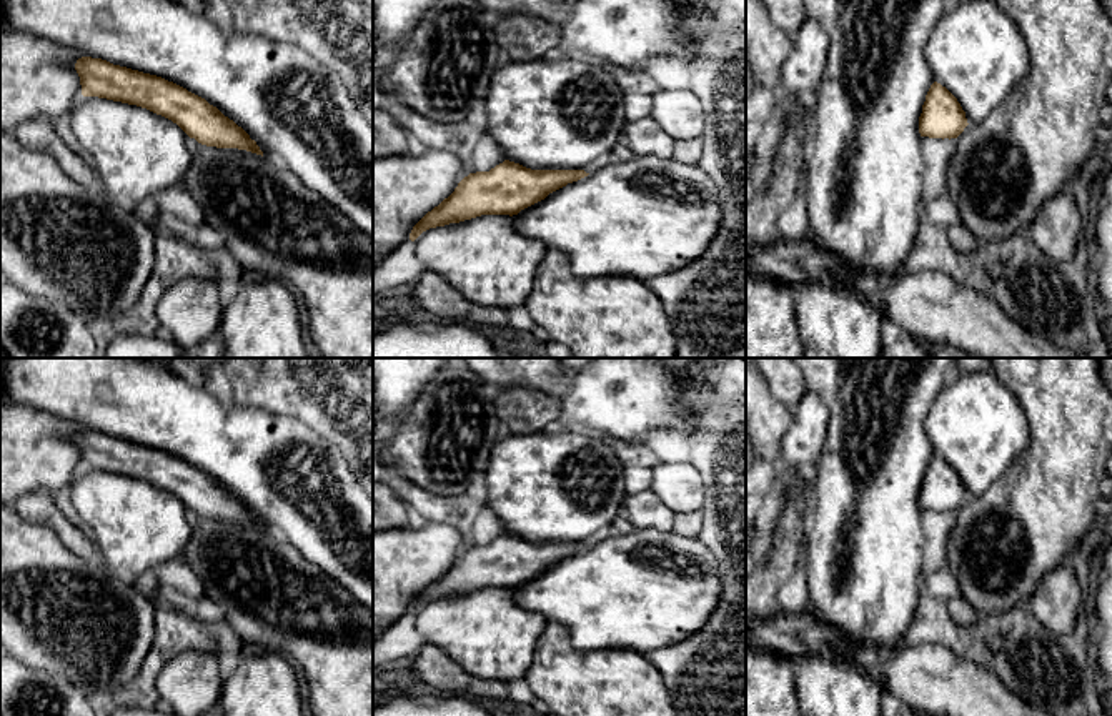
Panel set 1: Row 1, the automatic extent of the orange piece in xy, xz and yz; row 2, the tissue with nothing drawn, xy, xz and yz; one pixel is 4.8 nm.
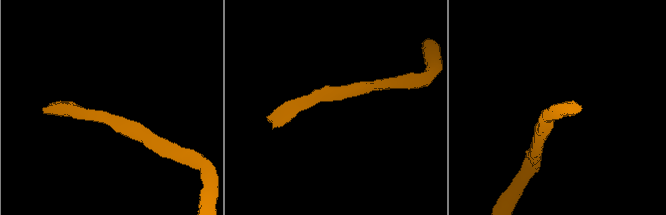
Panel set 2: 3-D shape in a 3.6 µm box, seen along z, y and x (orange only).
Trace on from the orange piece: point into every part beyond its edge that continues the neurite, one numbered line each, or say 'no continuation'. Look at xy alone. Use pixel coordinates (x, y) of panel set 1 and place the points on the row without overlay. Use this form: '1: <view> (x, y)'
1: xy (298, 485)

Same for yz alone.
1: yz (976, 425)

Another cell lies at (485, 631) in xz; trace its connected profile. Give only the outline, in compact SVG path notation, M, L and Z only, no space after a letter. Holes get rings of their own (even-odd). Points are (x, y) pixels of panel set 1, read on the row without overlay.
M481 588L423 604L416 629L466 673L486 683L523 679L546 618L514 601L509 588Z

